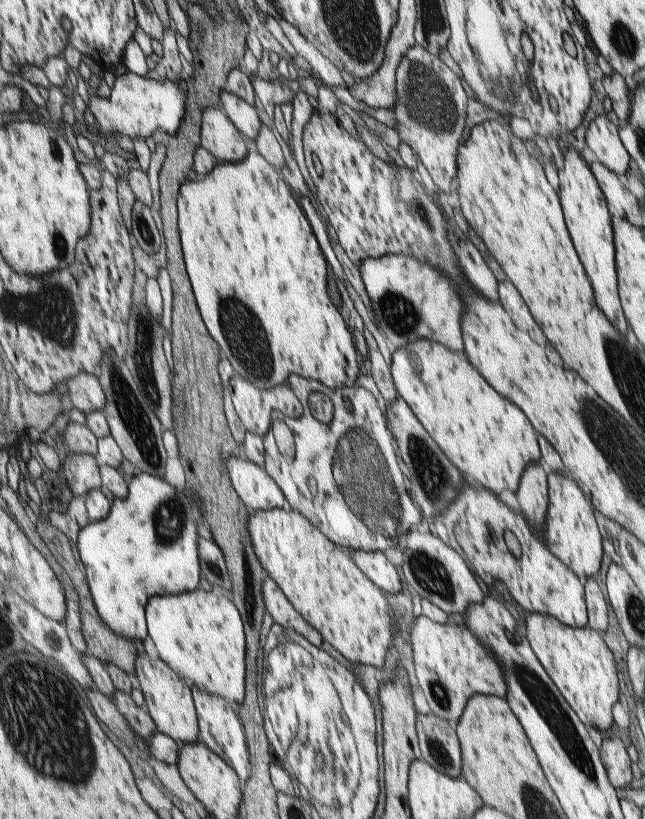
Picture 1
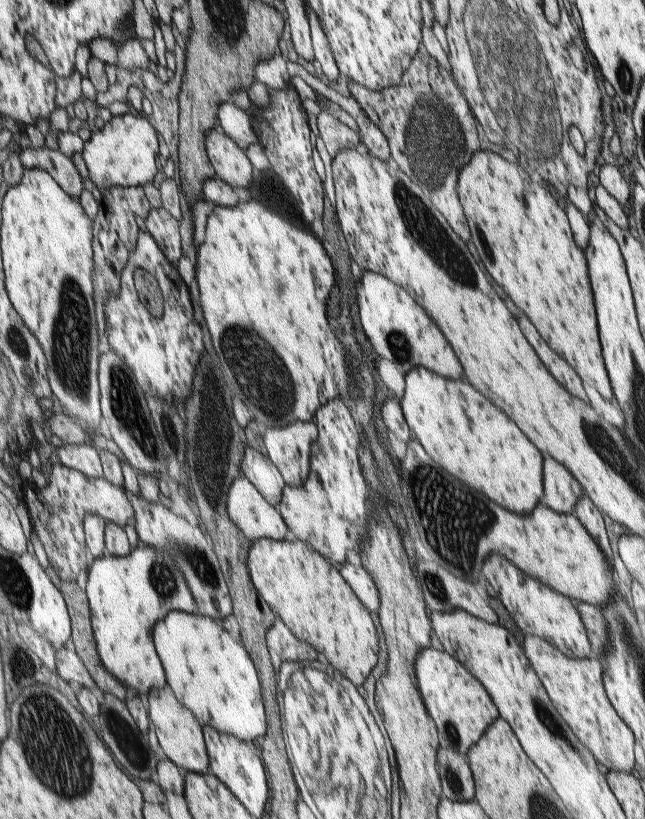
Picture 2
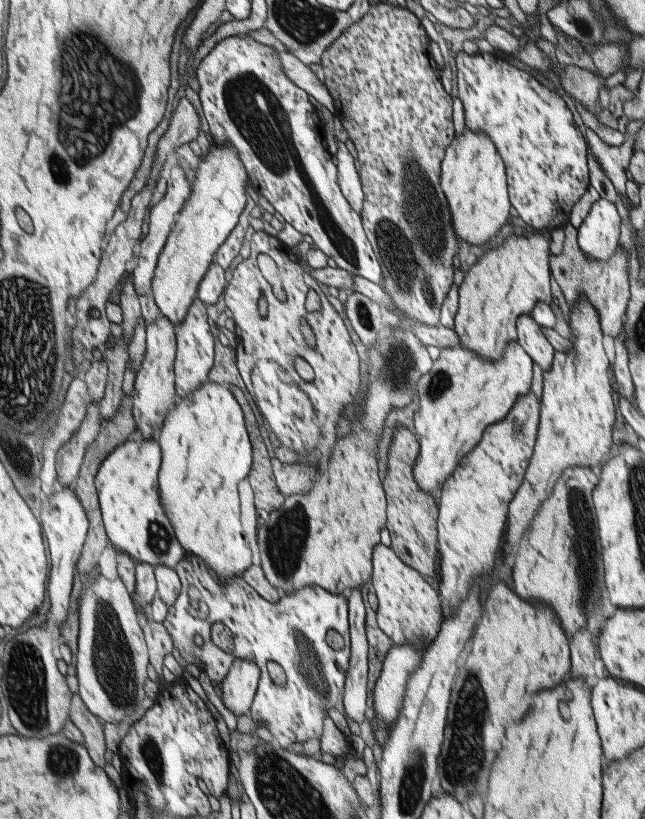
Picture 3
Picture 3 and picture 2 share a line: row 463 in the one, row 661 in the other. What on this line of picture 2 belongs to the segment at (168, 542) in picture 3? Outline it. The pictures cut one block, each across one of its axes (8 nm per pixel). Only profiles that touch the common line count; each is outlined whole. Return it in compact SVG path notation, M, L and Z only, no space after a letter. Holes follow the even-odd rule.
M141 542L129 556L118 557L111 554L91 558L88 582L85 583L85 587L91 600L93 626L105 666L120 681L148 696L155 687L165 688L169 681L165 664L157 650L156 627L173 611L199 612L197 598L174 556L169 555L164 549Z

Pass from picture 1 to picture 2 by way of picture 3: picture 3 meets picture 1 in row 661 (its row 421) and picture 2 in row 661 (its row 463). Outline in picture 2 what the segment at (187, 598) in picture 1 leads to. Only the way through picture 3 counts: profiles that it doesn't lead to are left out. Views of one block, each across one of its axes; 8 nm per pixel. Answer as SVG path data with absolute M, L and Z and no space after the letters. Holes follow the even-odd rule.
M173 611L157 625L156 644L176 697L197 714L203 726L212 726L248 742L253 742L258 736L268 735L267 708L264 706L265 696L257 664L247 646L238 642L230 632L226 632L220 621L199 612Z

